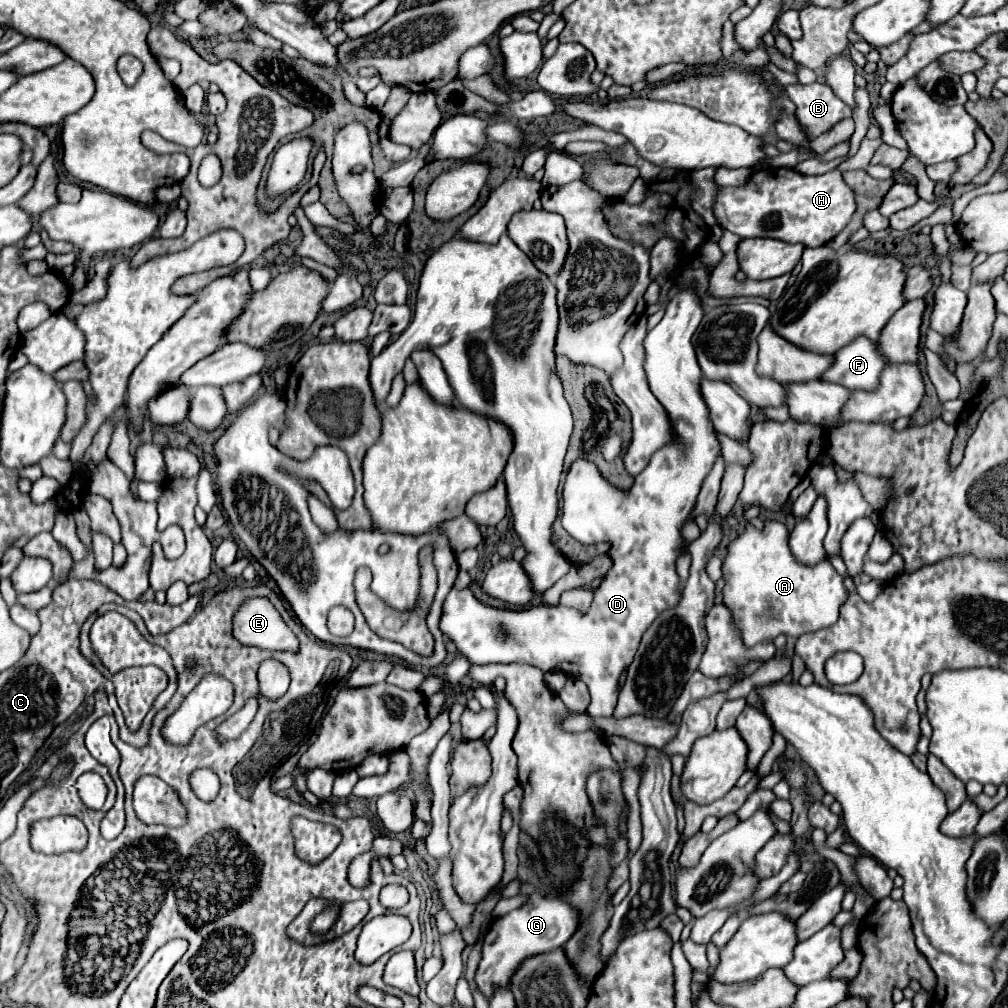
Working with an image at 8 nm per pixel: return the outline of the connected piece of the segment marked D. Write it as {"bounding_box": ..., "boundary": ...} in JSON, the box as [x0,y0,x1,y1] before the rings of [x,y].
{"bounding_box":[440,288,722,716],"boundary":[[[682,288],[678,296],[670,300],[666,306],[664,318],[648,332],[644,340],[646,348],[646,360],[644,370],[648,374],[648,384],[652,394],[660,400],[664,406],[672,440],[656,450],[648,462],[648,466],[634,478],[632,488],[622,490],[608,480],[602,478],[602,474],[596,470],[596,464],[578,458],[572,462],[566,480],[564,480],[564,492],[562,492],[562,526],[568,530],[570,536],[574,536],[578,542],[608,542],[610,550],[608,556],[612,558],[612,568],[600,582],[596,590],[592,590],[594,598],[586,612],[570,606],[548,606],[538,604],[532,608],[520,608],[520,610],[496,610],[488,604],[482,604],[472,588],[452,588],[450,594],[444,600],[444,610],[440,616],[440,630],[444,638],[452,640],[462,656],[468,658],[474,666],[484,664],[512,664],[512,662],[524,662],[530,666],[540,668],[542,672],[548,670],[560,670],[570,678],[582,680],[592,696],[592,702],[588,706],[590,716],[612,716],[618,694],[620,694],[620,676],[622,672],[632,664],[632,658],[640,646],[642,634],[652,626],[652,622],[668,608],[674,608],[680,604],[682,596],[682,584],[680,576],[676,574],[676,560],[684,554],[688,542],[682,538],[682,526],[690,520],[696,498],[702,490],[704,478],[710,474],[714,462],[718,456],[722,456],[720,440],[716,436],[716,428],[710,420],[708,406],[700,394],[700,382],[702,382],[702,370],[696,358],[696,350],[692,344],[692,336],[702,320],[702,306],[698,296],[692,290]]]}

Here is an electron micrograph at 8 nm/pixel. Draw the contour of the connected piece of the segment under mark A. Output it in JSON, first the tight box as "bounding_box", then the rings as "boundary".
{"bounding_box":[722,520,848,648],"boundary":[[[780,520],[764,522],[764,528],[758,530],[752,524],[746,524],[744,532],[738,534],[730,544],[722,564],[724,572],[724,606],[732,614],[732,622],[736,624],[736,632],[740,634],[744,646],[752,648],[760,642],[772,642],[776,636],[794,636],[800,638],[802,634],[816,632],[822,628],[832,626],[838,620],[838,610],[848,598],[848,592],[842,584],[840,574],[834,570],[828,558],[820,560],[818,564],[800,564],[790,546],[790,530]]]}

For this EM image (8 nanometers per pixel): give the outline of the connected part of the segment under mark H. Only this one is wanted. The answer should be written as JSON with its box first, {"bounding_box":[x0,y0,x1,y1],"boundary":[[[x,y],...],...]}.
{"bounding_box":[716,168,856,248],"boundary":[[[766,168],[748,178],[744,188],[722,188],[720,200],[716,200],[716,216],[722,228],[738,234],[740,238],[778,238],[790,244],[802,242],[804,246],[818,248],[834,240],[842,228],[852,220],[856,212],[856,196],[852,188],[840,178],[840,170],[830,170],[820,176],[804,176],[790,168]]]}

